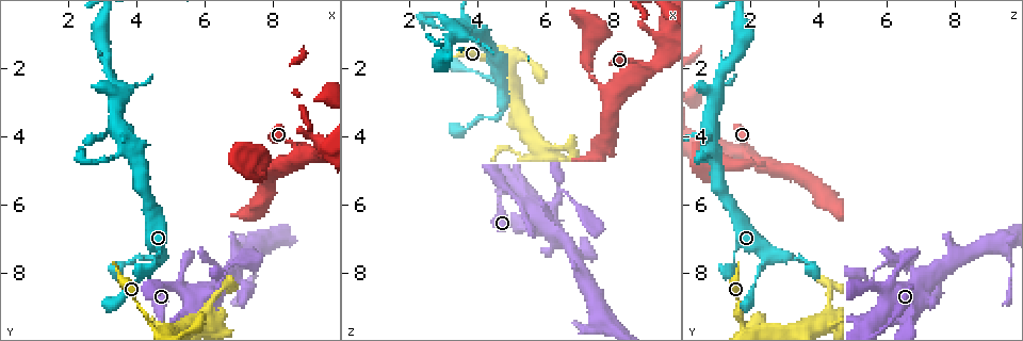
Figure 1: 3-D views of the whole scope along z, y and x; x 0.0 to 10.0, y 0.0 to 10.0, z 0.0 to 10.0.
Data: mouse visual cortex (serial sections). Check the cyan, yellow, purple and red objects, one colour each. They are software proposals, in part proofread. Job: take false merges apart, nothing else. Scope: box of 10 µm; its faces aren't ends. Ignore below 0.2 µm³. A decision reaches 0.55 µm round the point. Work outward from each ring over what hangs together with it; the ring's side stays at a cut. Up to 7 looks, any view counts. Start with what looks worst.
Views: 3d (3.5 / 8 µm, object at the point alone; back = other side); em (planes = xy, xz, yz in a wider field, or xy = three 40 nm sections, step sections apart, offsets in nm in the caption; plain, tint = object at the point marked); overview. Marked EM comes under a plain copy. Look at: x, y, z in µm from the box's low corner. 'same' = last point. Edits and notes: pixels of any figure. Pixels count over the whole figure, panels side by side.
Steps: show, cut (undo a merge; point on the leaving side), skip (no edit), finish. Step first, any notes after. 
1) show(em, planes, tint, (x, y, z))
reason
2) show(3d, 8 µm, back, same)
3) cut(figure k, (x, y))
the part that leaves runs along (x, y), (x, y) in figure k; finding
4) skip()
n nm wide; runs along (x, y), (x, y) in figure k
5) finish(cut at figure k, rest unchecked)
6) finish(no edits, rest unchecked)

show(3d, 3.5 µm, (3.55, 3.85, 0.75))

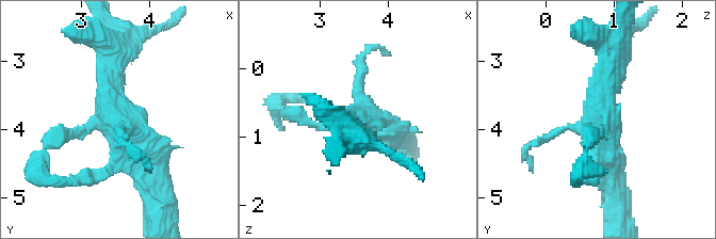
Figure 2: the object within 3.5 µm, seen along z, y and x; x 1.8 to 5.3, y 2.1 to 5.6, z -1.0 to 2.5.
show(em, xy, step 2, tint, (3.55, 3.90, 0.75))
shape alone is not enough

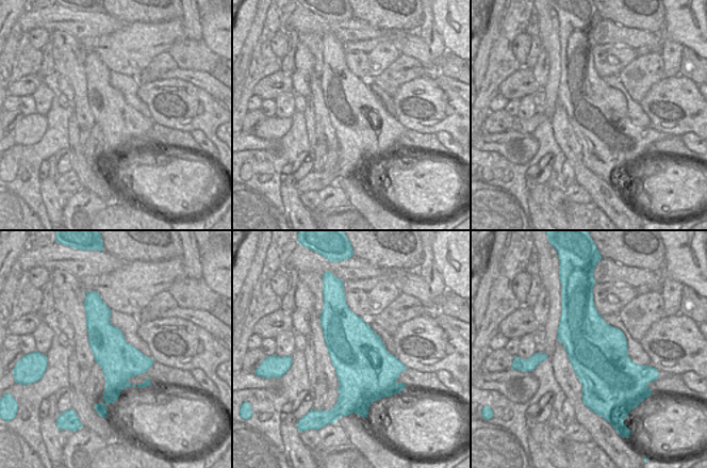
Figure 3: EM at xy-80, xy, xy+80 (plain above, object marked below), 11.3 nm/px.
skip()
runs along (153, 179), (108, 110), (111, 58) in figure 2; all the same cell

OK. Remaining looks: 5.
show(3d, 3.5 µm, (5.95, 9.35, 4.45))
three-way junction

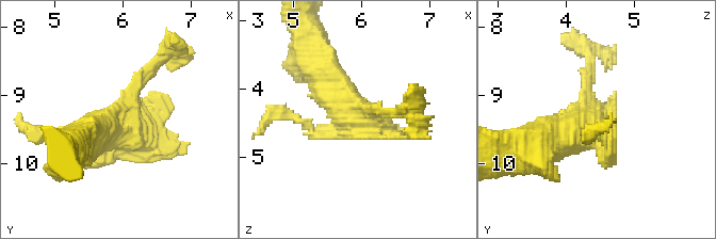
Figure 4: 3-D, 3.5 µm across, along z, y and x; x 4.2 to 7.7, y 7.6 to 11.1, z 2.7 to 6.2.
show(em, xy, step 3, tint, (5.95, 9.40, 4.40))

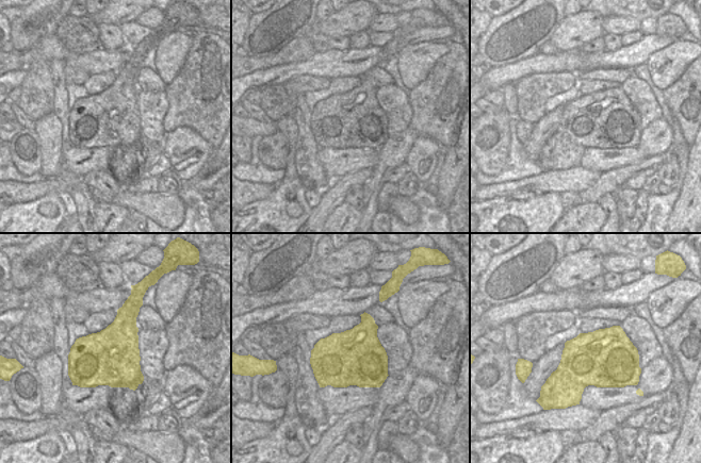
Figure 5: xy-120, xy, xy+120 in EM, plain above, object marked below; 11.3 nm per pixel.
skip()
runs along (75, 141), (120, 122), (153, 62) in figure 4; one cell here

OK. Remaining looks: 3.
show(em, xy, step 5, tint, (6.15, 8.50, 6.10))
thin arm on a thick one

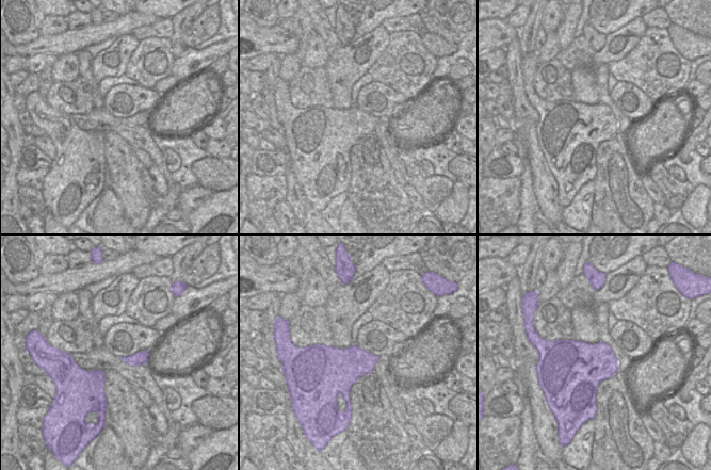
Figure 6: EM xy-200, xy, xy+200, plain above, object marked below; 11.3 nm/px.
show(3d, 3.5 µm, same)
see where the arms go

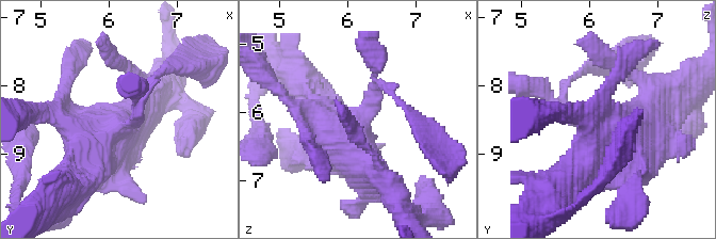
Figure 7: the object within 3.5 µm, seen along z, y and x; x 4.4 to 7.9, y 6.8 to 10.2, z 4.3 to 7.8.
skip()
runs along (571, 189), (599, 143), (653, 107) in figure 7; one cell here

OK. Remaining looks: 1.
finish(no edits, rest unchecked)

